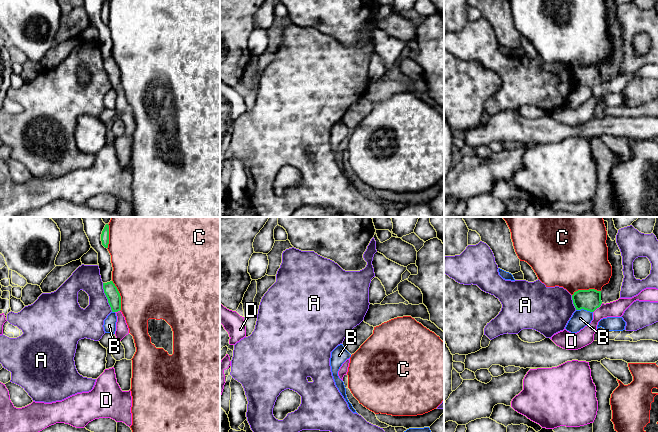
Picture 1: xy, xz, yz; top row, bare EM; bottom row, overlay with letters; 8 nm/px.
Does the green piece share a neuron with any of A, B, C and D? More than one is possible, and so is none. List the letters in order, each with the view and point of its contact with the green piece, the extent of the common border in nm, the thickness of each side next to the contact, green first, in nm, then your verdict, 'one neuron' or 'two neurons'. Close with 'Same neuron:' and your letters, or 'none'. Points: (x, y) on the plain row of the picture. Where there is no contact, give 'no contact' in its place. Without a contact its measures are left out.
A: xy (106, 72) | 240 nm | 110/220 nm | two neurons
B: yz (584, 85) | 140 nm | 170/140 nm | two neurons
C: xy (119, 71) | 260 nm | 110/480 nm | two neurons
D: yz (597, 83) | 110 nm | 170/130 nm | two neurons
Same neuron: none

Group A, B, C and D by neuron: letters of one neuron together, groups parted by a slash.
A / B / C / D

